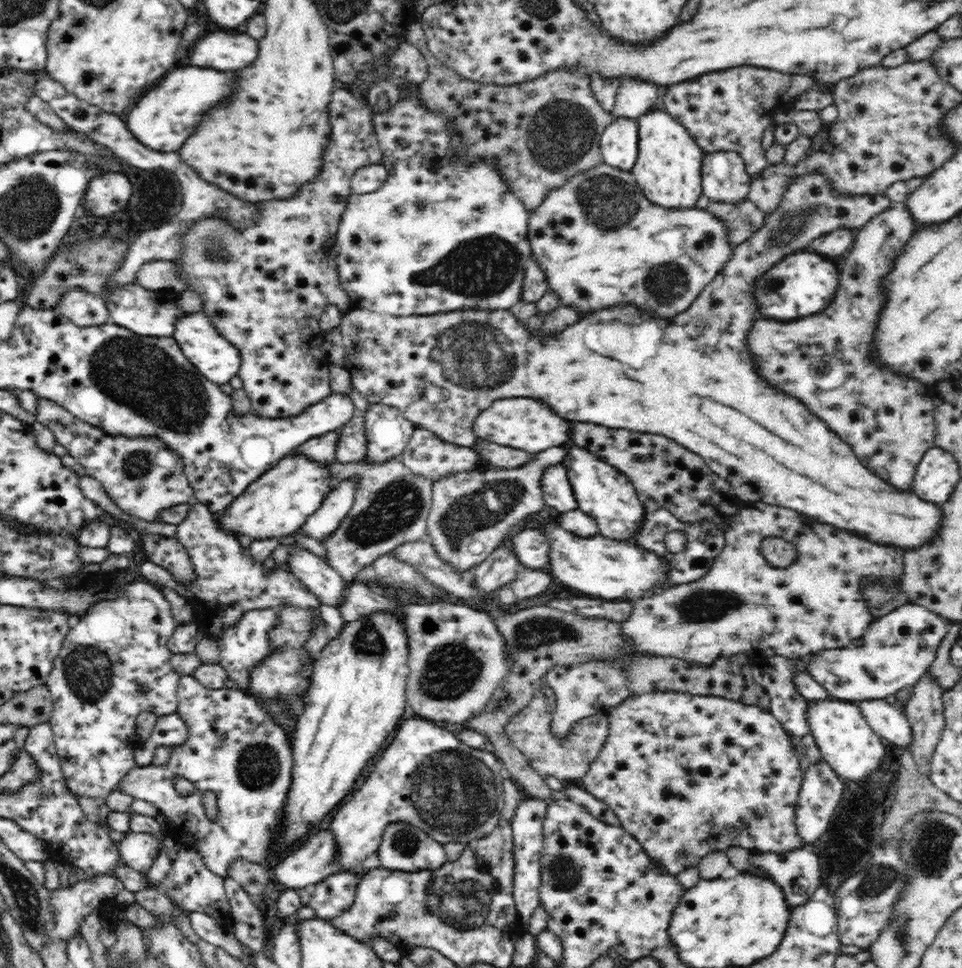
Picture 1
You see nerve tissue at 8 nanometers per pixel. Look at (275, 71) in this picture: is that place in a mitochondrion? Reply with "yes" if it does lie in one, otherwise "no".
no

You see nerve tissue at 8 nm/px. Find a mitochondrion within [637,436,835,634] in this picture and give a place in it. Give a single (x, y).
(706, 606)

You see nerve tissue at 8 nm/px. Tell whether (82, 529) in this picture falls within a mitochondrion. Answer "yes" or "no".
no

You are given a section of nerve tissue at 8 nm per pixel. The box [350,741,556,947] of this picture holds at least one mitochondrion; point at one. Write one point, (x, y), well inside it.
(453, 792)

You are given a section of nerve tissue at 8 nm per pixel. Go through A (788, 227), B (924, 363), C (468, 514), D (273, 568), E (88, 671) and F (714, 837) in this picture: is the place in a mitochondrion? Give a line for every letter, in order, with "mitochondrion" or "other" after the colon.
A: mitochondrion
B: other
C: mitochondrion
D: other
E: mitochondrion
F: other

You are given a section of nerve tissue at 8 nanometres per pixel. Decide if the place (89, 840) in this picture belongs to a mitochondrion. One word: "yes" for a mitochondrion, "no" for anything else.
no

